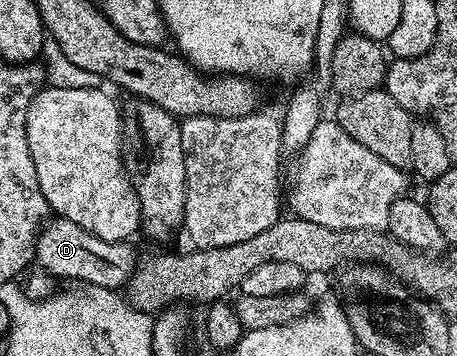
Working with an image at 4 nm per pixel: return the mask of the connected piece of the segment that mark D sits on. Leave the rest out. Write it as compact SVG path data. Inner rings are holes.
M56 216L39 230L39 238L35 244L35 261L38 268L46 271L52 278L64 277L65 280L71 281L67 283L83 281L84 286L96 285L119 291L135 273L137 256L135 257L133 246L131 243L97 239L97 235L77 227L77 223L69 223L69 219Z

